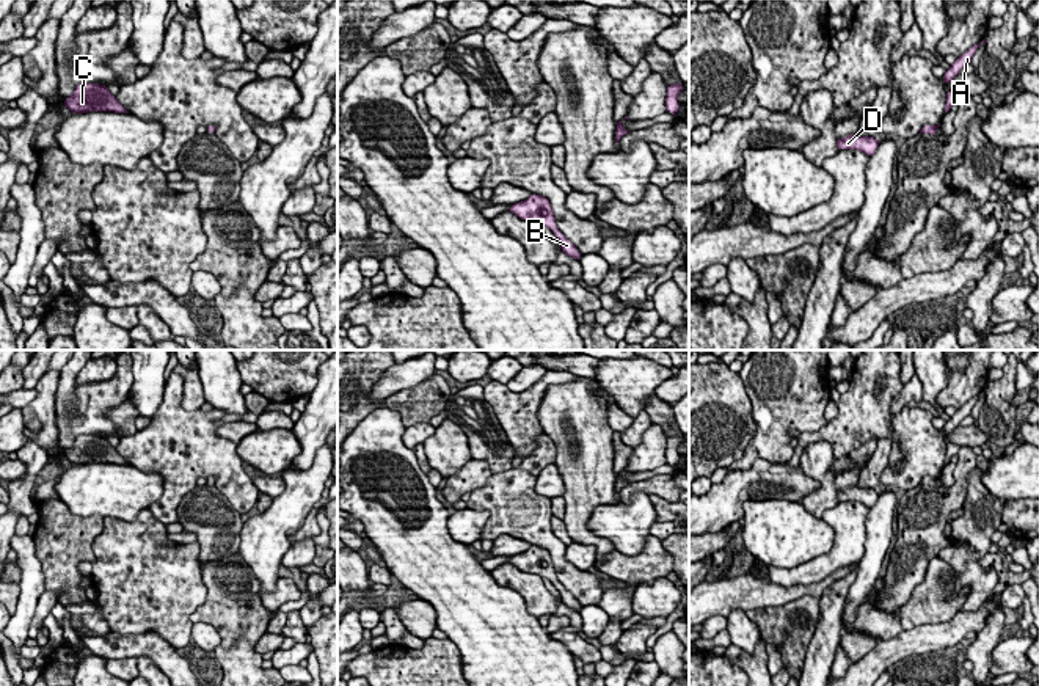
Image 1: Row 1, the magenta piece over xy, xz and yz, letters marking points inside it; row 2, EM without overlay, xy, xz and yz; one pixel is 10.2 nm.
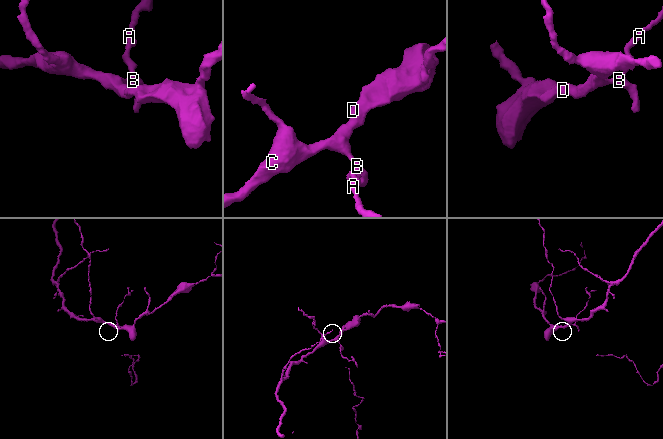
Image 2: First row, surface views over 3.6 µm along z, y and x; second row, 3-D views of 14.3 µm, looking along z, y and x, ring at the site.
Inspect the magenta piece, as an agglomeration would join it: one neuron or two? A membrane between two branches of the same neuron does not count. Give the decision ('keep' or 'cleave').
keep

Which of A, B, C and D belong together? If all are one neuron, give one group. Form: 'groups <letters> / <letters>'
groups A B C D

